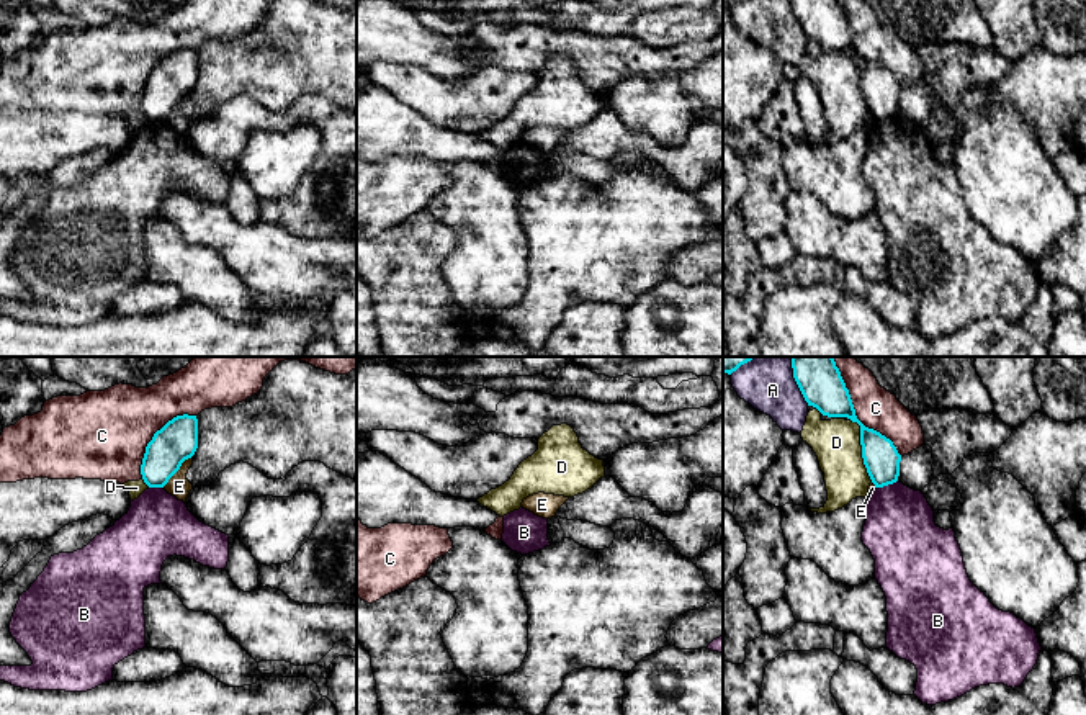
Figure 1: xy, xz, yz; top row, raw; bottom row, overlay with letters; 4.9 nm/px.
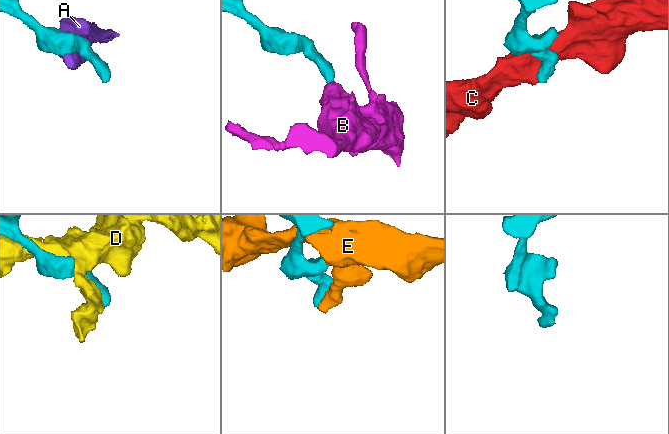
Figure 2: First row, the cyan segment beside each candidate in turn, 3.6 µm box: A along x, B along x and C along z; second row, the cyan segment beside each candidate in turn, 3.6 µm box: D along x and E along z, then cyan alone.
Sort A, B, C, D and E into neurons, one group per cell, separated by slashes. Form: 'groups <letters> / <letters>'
groups A / B / C / D / E

